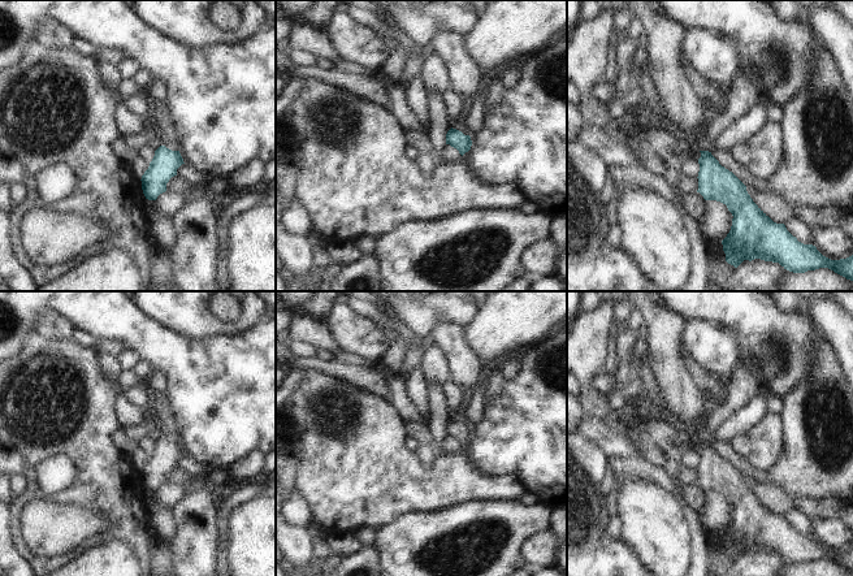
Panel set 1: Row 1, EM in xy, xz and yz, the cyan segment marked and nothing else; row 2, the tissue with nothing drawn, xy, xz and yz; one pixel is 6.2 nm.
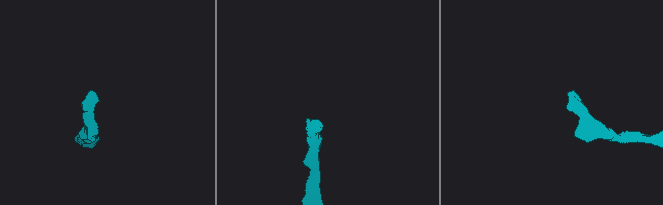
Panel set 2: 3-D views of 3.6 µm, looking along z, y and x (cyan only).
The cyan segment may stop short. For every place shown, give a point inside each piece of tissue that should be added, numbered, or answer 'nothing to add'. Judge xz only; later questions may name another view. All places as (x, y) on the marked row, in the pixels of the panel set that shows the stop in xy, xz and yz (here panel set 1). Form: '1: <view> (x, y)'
1: xz (459, 125)

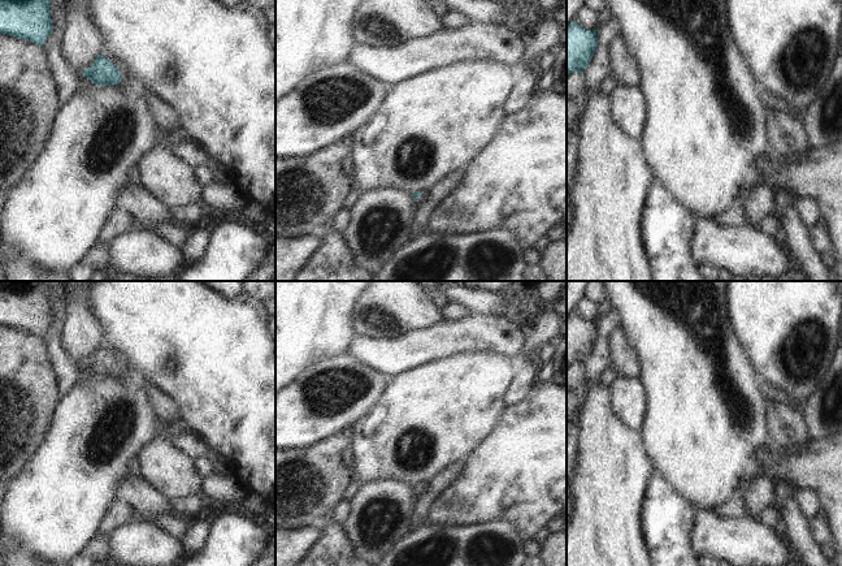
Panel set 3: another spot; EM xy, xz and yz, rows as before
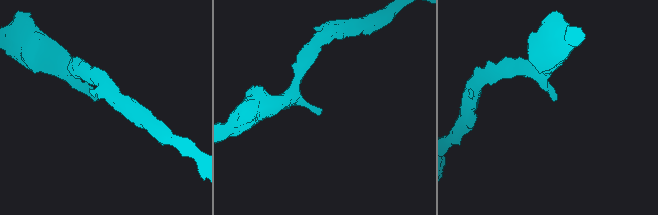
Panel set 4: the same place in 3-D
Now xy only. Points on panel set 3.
nothing to add

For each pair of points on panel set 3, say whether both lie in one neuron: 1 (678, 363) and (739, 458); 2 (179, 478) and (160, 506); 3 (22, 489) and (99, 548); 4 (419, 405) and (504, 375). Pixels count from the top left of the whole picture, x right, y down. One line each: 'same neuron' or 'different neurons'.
1: same neuron
2: different neurons
3: different neurons
4: same neuron

